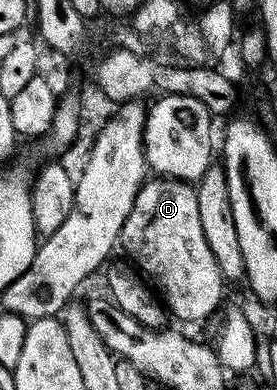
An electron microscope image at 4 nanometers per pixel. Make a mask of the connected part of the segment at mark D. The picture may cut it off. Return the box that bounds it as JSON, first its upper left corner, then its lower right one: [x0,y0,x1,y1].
[118,179,226,321]

